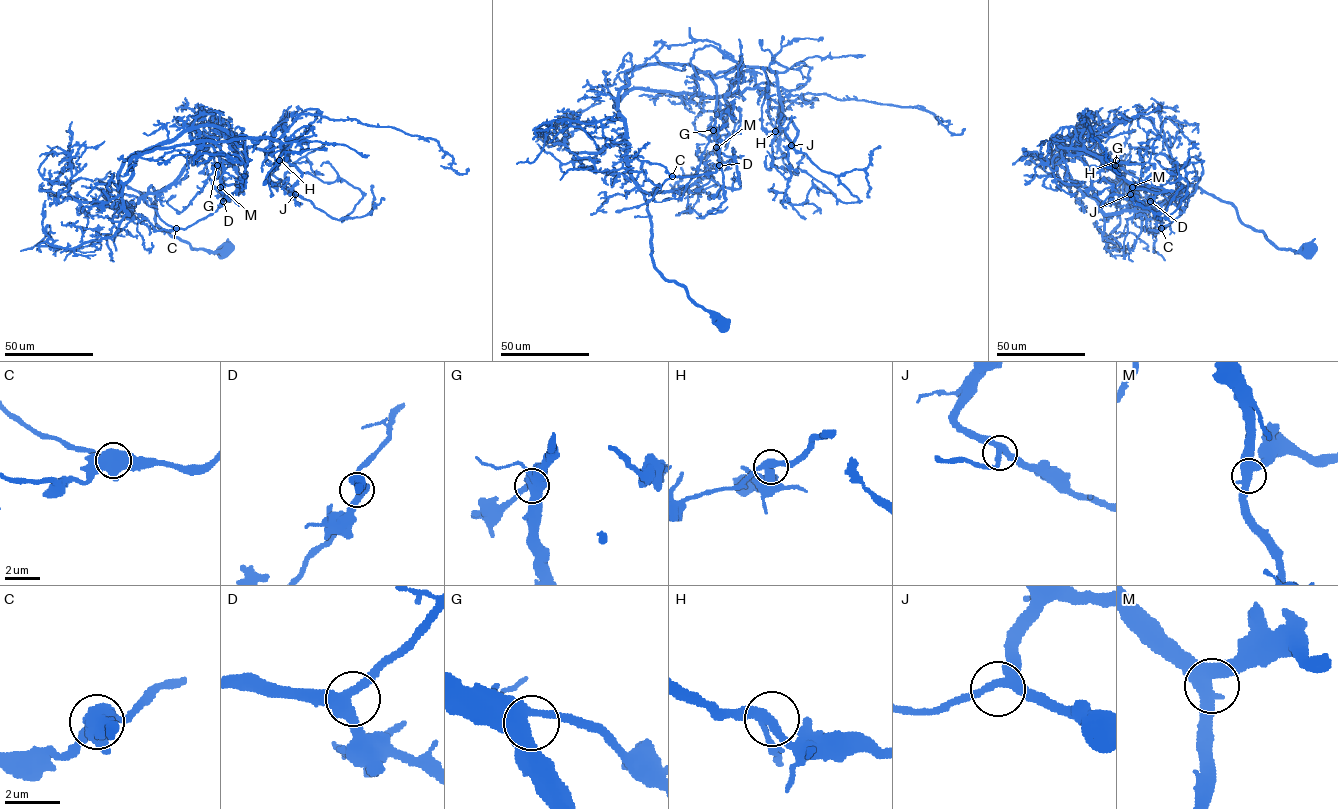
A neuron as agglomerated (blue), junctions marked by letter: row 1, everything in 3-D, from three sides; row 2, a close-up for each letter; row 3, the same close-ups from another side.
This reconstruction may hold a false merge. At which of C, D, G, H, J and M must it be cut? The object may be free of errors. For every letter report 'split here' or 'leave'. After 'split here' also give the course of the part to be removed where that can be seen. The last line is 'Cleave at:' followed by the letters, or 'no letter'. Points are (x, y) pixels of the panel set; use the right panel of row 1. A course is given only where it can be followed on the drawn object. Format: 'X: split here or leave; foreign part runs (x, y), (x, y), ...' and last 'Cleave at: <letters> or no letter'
C: leave
D: leave
G: leave
H: leave
J: leave
M: leave
Cleave at: no letter

